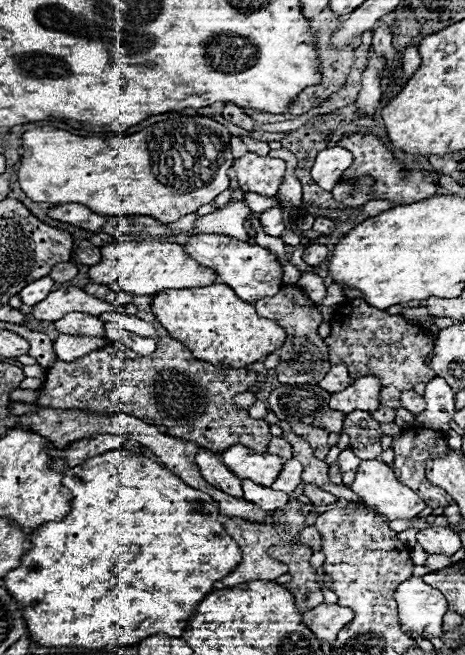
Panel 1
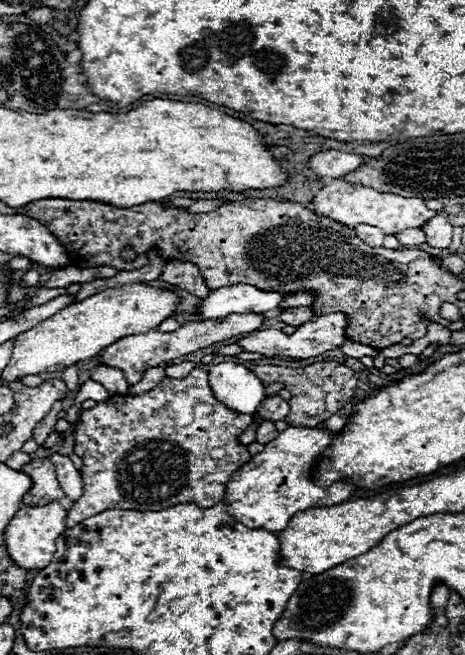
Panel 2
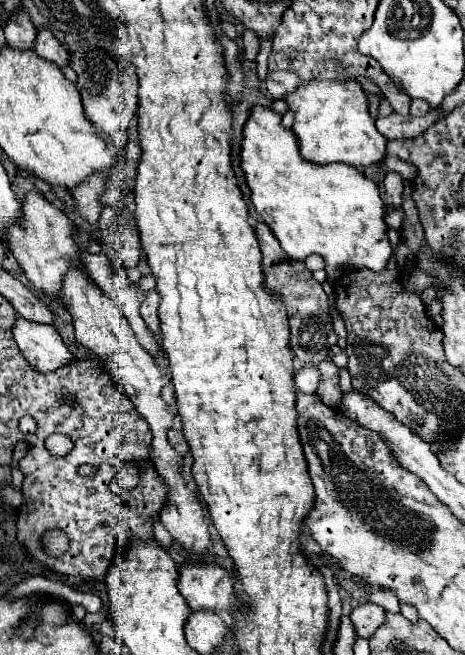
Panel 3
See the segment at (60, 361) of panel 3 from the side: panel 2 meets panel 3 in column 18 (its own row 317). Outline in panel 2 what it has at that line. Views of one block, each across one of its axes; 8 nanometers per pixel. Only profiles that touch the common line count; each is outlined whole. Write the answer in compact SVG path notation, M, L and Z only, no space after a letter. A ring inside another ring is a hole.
M332 312L332 314L324 314L318 316L312 322L306 322L302 326L296 328L294 334L286 336L280 330L258 330L248 334L246 338L240 338L238 344L244 348L244 352L256 352L256 354L264 354L264 356L292 356L292 358L310 358L310 356L320 356L322 352L328 350L336 350L338 346L342 346L348 338L346 338L346 326L348 326L348 316L344 312Z

